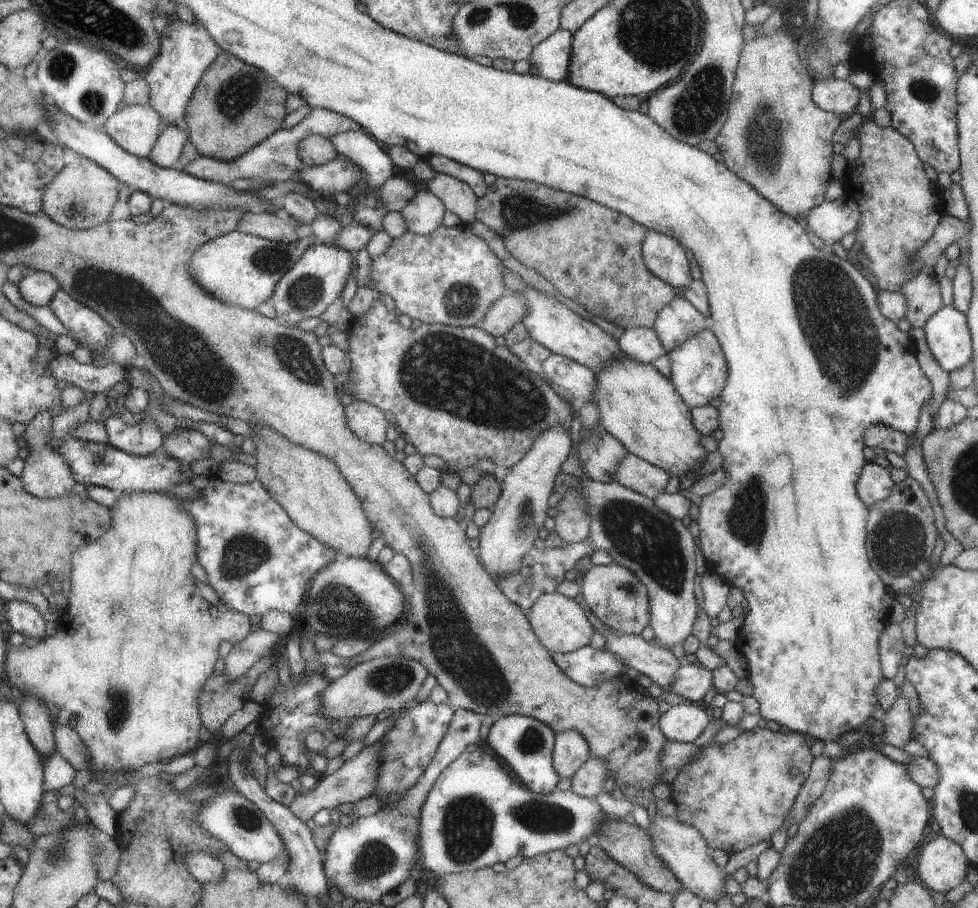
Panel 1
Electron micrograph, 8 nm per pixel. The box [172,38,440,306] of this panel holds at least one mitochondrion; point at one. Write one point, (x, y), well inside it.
(239, 93)

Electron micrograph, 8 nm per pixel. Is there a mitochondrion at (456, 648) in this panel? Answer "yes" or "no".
yes

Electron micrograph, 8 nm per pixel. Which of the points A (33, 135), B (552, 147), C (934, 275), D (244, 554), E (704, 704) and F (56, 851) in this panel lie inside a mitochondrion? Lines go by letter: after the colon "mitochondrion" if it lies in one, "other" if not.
A: other
B: other
C: other
D: mitochondrion
E: other
F: mitochondrion

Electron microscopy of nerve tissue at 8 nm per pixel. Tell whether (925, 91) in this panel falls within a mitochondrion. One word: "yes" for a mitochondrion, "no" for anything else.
yes

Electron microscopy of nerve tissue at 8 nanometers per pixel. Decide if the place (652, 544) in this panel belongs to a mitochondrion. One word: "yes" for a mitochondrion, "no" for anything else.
yes

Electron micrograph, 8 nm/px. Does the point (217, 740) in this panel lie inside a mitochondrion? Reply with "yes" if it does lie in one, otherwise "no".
no

